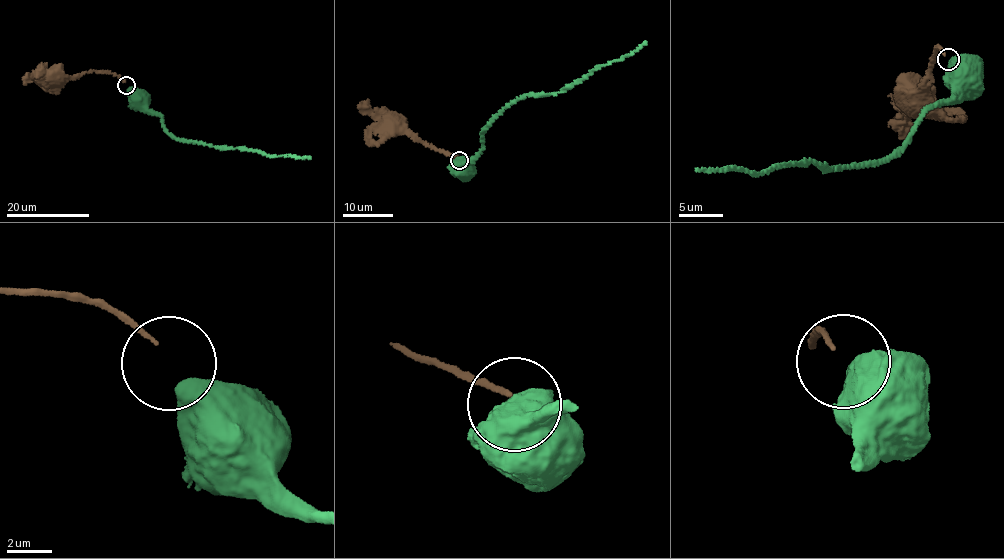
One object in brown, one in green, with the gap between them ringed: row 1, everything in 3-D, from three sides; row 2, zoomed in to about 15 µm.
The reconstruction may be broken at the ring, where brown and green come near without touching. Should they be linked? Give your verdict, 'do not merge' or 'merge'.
do not merge

